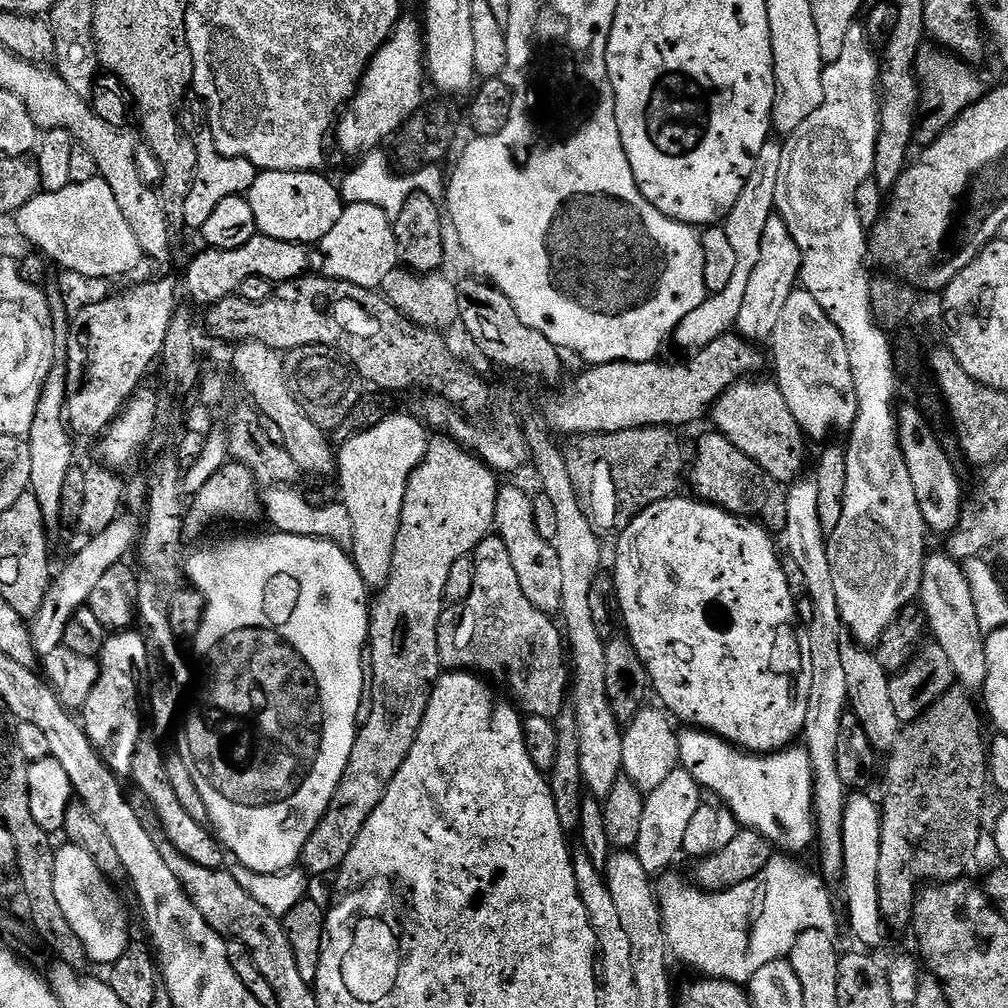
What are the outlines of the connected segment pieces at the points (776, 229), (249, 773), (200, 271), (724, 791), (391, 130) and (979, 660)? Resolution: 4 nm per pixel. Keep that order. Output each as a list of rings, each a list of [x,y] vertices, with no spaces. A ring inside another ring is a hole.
[[[778,214],[772,215],[766,222],[766,231],[762,234],[762,254],[758,254],[758,266],[754,266],[754,274],[750,274],[750,283],[742,298],[742,310],[738,310],[736,319],[735,331],[745,340],[771,341],[774,329],[778,327],[778,317],[786,306],[786,298],[790,298],[790,294],[797,291],[803,257],[786,222]]]
[[[273,531],[272,536],[248,536],[245,540],[224,540],[221,544],[212,544],[209,548],[200,548],[191,557],[186,560],[186,576],[190,581],[191,587],[199,590],[204,596],[205,602],[208,603],[204,611],[204,621],[194,637],[196,643],[196,652],[200,656],[204,656],[198,662],[198,683],[195,685],[196,693],[192,696],[192,701],[188,704],[188,709],[183,709],[182,719],[178,724],[178,732],[180,728],[180,748],[178,754],[186,762],[186,766],[190,770],[190,774],[194,774],[194,786],[198,786],[198,794],[202,794],[202,802],[206,802],[206,810],[210,810],[210,818],[212,819],[211,827],[214,829],[215,835],[218,837],[221,845],[229,853],[236,855],[235,859],[241,864],[245,864],[250,870],[261,872],[262,874],[274,874],[275,872],[286,872],[299,861],[302,854],[302,846],[306,846],[306,842],[310,838],[310,834],[318,826],[318,822],[326,814],[326,810],[330,806],[330,798],[334,798],[334,790],[338,790],[338,782],[342,778],[342,774],[346,770],[346,762],[350,762],[350,750],[356,741],[357,724],[355,718],[358,715],[358,704],[362,700],[362,692],[365,688],[362,680],[361,657],[362,650],[368,642],[368,617],[370,615],[370,589],[364,583],[362,574],[358,574],[356,563],[352,560],[351,555],[341,545],[330,542],[329,540],[316,540],[312,536],[295,536],[294,534],[286,534],[285,532]]]
[[[259,234],[250,238],[246,246],[238,246],[238,250],[205,247],[203,251],[189,262],[188,273],[184,276],[184,288],[188,291],[189,298],[193,300],[191,301],[193,305],[211,306],[236,294],[246,278],[264,278],[275,286],[285,284],[287,280],[296,280],[309,271],[309,245],[291,244]]]
[[[685,727],[678,735],[680,751],[679,767],[685,768],[705,793],[713,792],[719,803],[731,812],[741,829],[749,828],[762,834],[777,848],[785,848],[785,853],[804,852],[813,847],[816,839],[816,817],[812,810],[812,763],[810,754],[803,746],[789,746],[778,752],[753,754],[745,752],[703,728]]]
[[[401,15],[396,29],[374,54],[360,79],[356,95],[347,101],[334,125],[334,144],[348,156],[363,157],[379,149],[383,140],[391,141],[407,120],[425,103],[424,33],[419,19]]]
[[[947,554],[929,555],[924,562],[920,583],[919,603],[924,603],[922,616],[931,639],[950,657],[957,681],[965,689],[983,689],[986,682],[986,634],[978,626],[978,610],[974,610],[974,596],[970,594],[970,582],[966,578],[961,561]]]

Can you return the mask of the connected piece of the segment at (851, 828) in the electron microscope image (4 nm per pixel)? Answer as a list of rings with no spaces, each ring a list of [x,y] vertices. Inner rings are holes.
[[[864,790],[849,795],[842,814],[842,856],[844,858],[844,904],[848,907],[848,924],[856,935],[857,945],[876,950],[884,940],[886,925],[880,909],[878,890],[878,858],[882,854],[882,808]]]

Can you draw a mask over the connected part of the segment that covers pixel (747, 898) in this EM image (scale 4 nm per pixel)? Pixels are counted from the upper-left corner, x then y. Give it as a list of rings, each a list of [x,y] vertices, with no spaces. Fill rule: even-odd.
[[[774,858],[769,862],[766,874],[759,879],[742,882],[728,892],[705,892],[699,886],[687,888],[682,877],[665,875],[661,879],[665,880],[658,884],[658,901],[671,955],[689,964],[701,977],[729,980],[731,984],[744,986],[754,978],[754,974],[758,974],[758,970],[762,970],[762,966],[785,959],[791,953],[794,942],[806,930],[835,933],[836,908],[832,905],[829,885],[823,875],[795,864],[792,861],[795,859],[784,859],[788,860]]]

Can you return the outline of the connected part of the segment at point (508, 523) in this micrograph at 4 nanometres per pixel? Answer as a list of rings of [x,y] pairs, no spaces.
[[[505,483],[501,487],[496,499],[494,532],[502,538],[502,542],[506,542],[506,550],[510,550],[510,559],[526,598],[530,598],[538,610],[559,613],[562,606],[562,569],[558,566],[558,554],[552,541],[542,538],[542,534],[538,534],[538,526],[534,526],[534,506],[529,493],[512,484]]]

